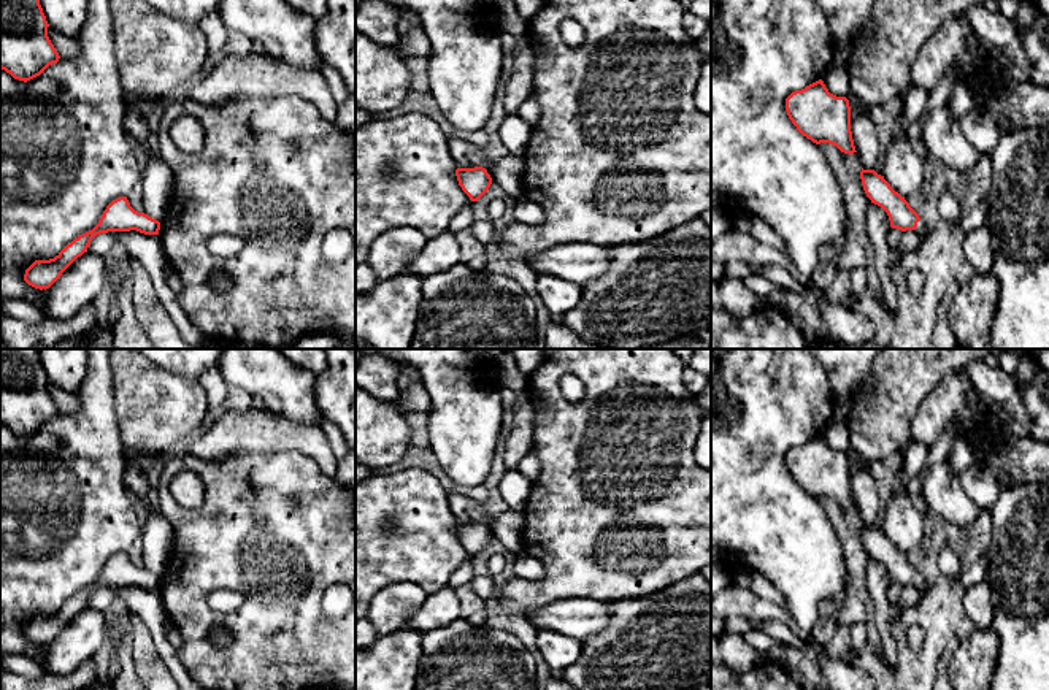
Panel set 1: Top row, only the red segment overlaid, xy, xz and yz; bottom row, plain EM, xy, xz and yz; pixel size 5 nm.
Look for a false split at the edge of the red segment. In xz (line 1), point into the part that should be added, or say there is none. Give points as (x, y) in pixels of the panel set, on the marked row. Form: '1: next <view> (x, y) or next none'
1: next none

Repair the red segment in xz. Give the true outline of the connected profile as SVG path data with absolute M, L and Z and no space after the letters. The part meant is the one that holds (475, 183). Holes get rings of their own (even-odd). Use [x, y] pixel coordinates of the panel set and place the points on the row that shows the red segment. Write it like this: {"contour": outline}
{"contour": "M482 167L457 168L455 176L462 190L471 201L478 201L490 187L492 178Z"}

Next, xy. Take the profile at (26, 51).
{"contour": "M0 0L0 68L27 82L57 63L48 27L40 0Z"}

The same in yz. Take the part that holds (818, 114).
{"contour": "M819 79L786 98L786 111L797 130L816 144L828 143L854 154L851 106L846 97L828 92Z"}

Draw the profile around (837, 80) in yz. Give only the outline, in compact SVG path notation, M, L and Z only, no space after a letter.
M832 63L824 73L822 81L830 94L836 97L849 97L849 73L846 68Z

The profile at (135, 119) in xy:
M125 94L124 127L136 146L146 146L149 138L148 111L130 94Z

